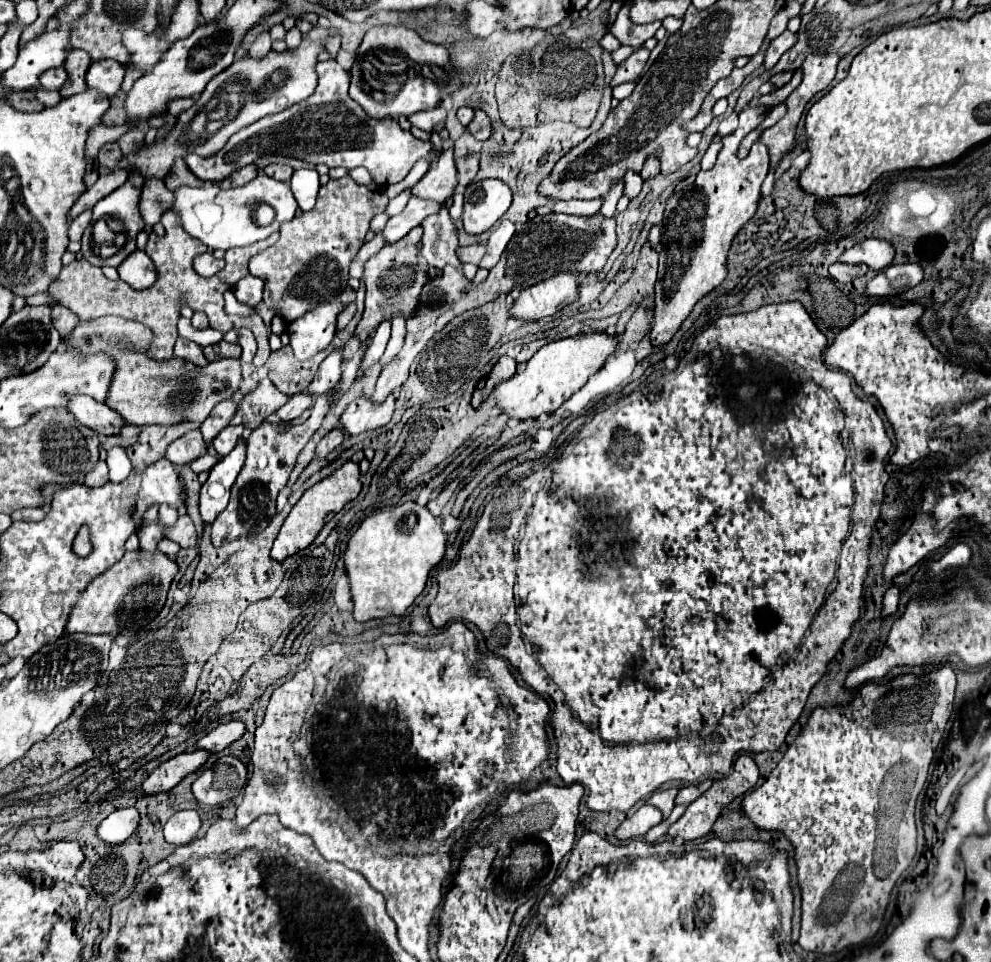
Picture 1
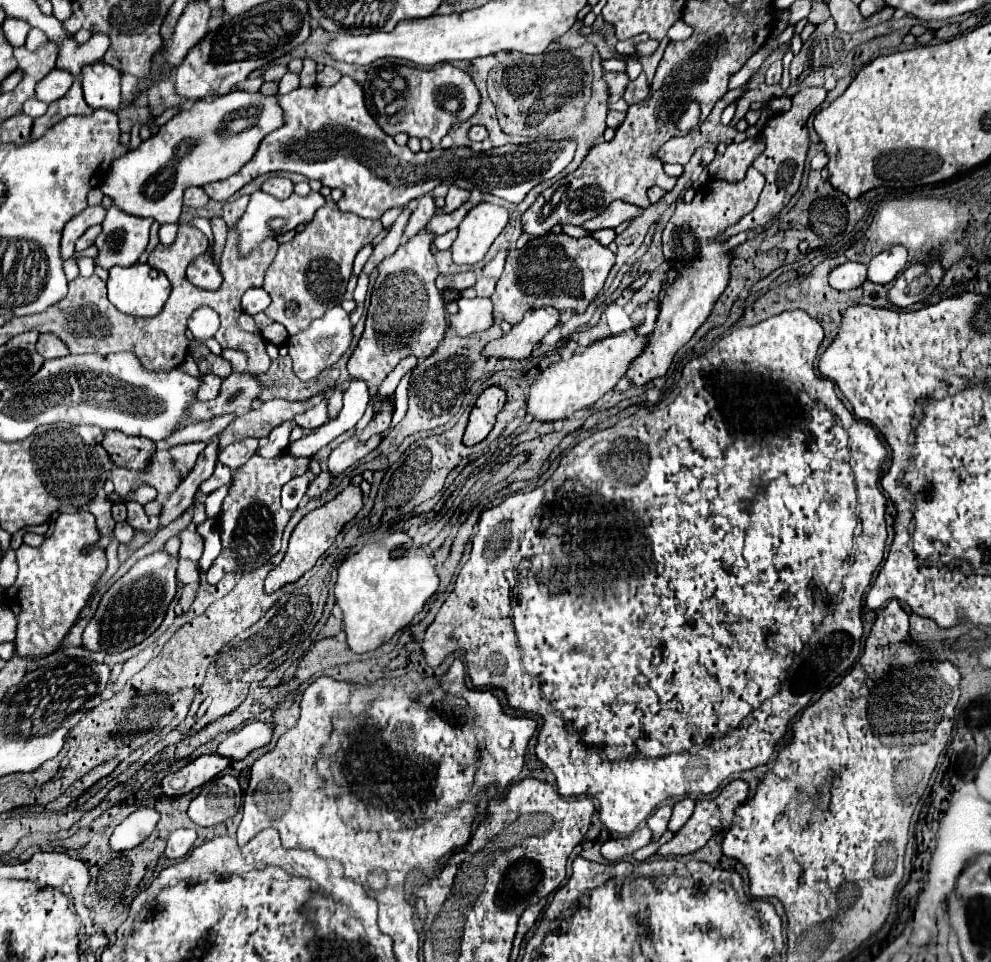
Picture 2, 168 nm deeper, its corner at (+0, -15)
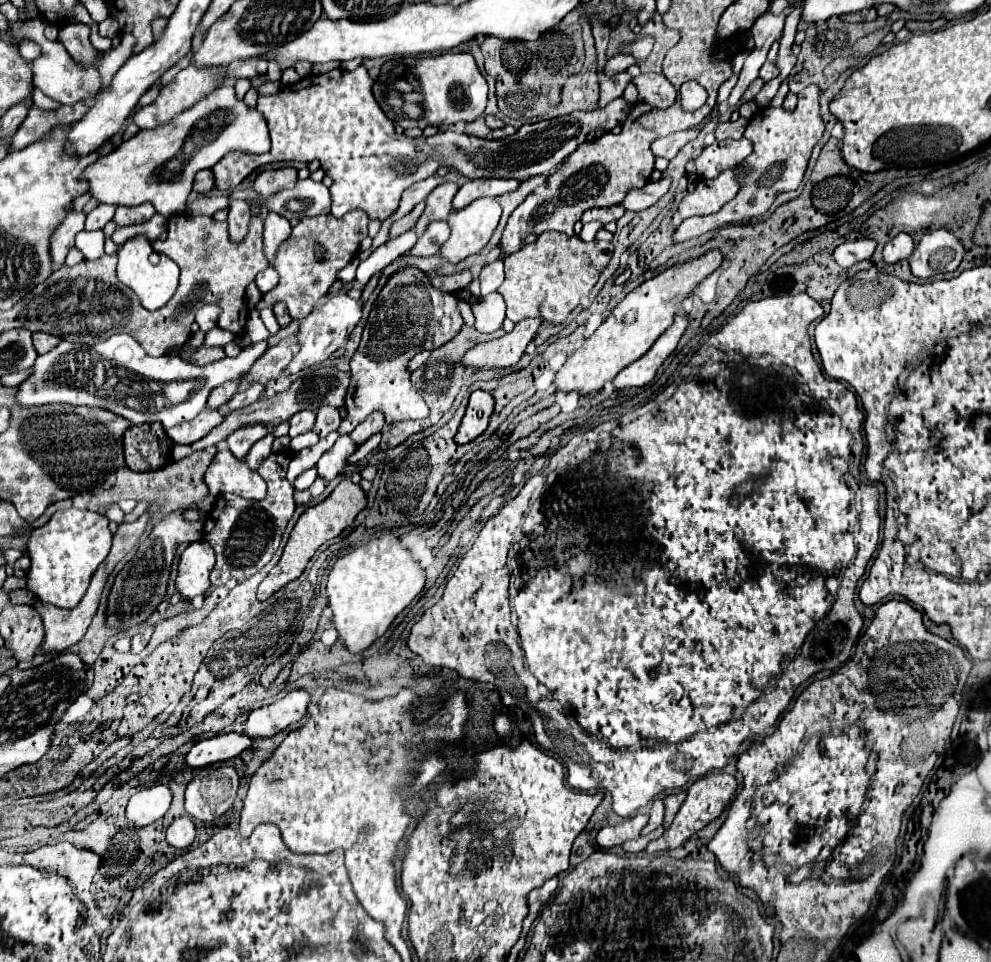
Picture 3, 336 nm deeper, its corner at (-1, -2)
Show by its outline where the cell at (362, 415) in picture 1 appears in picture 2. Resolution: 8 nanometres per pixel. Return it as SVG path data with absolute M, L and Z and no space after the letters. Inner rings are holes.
M349 434L347 440L343 440L329 456L327 460L327 470L337 476L341 472L345 472L349 466L357 464L363 456L367 456L371 450L375 450L379 444L381 444L383 436L377 434L377 436L371 436L367 442L361 442L357 434Z

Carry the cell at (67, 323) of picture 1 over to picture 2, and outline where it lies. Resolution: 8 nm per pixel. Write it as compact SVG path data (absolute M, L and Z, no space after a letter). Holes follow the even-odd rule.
M41 334L37 342L37 350L41 352L41 356L45 356L45 360L61 358L69 354L69 348L65 348L65 342L55 334Z

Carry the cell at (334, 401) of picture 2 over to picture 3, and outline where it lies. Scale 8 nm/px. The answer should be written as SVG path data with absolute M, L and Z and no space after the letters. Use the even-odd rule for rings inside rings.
M322 407L316 413L316 423L314 423L314 431L318 433L318 437L326 437L328 433L336 431L340 427L340 413L332 407Z

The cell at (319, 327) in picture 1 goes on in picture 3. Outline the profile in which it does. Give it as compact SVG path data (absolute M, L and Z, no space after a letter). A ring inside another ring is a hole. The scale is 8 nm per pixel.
M334 293L334 295L328 295L328 299L316 307L300 325L298 329L298 335L300 335L300 341L302 341L302 349L300 353L290 361L290 365L284 369L284 375L294 375L306 367L312 367L316 363L322 363L326 361L336 349L344 347L346 341L348 341L348 335L352 333L352 329L358 325L362 317L362 303L360 301L354 301L352 297L348 297L346 293Z

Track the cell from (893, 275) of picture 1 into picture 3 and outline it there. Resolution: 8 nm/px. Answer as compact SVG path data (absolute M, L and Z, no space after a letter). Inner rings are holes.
M946 229L930 231L914 247L910 255L912 273L920 279L928 279L946 271L956 271L966 249L954 233Z

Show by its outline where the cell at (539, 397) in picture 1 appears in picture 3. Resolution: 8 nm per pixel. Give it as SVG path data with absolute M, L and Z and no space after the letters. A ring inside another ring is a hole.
M712 249L682 265L668 267L666 271L640 283L612 309L612 313L596 329L596 333L588 337L584 345L566 359L554 379L554 385L560 391L582 391L584 395L600 391L606 381L612 381L624 367L640 359L652 347L652 343L672 325L682 301L700 285L702 279L714 273L722 265L722 261L724 255L718 249Z

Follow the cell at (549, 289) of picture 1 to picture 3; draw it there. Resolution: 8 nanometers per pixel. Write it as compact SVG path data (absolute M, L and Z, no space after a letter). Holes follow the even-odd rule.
M528 319L516 323L514 331L506 333L500 339L492 339L486 343L480 343L472 347L464 357L462 365L464 367L474 367L474 369L504 369L512 367L520 361L524 349L532 341L540 327L540 319Z

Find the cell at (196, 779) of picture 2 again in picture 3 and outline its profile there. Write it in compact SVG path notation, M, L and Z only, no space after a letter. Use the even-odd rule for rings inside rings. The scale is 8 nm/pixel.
M232 731L232 733L216 735L212 739L198 741L186 755L186 763L190 767L206 767L212 763L222 763L232 757L238 757L250 745L252 745L252 739L244 733Z

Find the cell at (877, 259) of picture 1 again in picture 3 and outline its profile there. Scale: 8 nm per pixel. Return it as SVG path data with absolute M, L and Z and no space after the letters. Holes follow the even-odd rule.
M900 233L884 245L884 261L886 263L898 263L902 259L908 259L912 255L912 249L914 249L912 237L906 233Z

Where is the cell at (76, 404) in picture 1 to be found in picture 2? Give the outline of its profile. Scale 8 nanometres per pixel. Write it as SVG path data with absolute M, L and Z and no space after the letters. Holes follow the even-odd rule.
M107 430L103 434L103 448L119 466L143 470L155 452L155 442L143 436L125 436L123 432Z

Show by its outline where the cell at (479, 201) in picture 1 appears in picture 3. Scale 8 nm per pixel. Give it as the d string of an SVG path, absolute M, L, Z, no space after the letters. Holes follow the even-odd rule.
M494 197L476 199L462 211L452 211L446 219L452 235L440 247L438 255L444 261L456 265L466 257L482 251L500 221L500 213L502 207Z

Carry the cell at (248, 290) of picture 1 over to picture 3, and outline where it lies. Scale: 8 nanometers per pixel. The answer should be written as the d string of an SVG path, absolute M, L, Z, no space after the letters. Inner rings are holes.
M266 267L264 271L260 271L260 273L256 275L256 283L258 283L260 291L266 293L266 291L270 291L272 287L276 287L276 283L278 283L278 273L274 271L274 267Z

